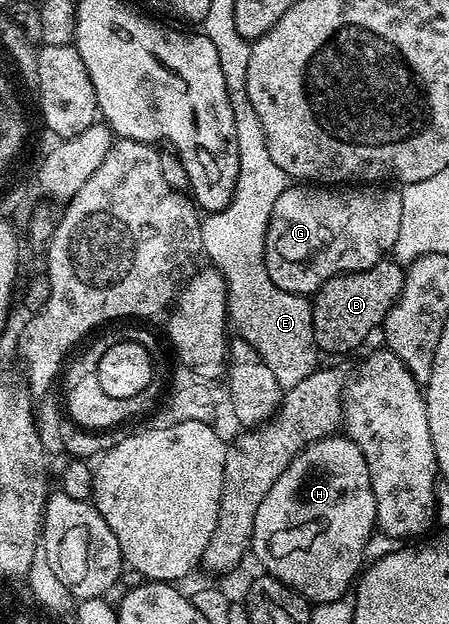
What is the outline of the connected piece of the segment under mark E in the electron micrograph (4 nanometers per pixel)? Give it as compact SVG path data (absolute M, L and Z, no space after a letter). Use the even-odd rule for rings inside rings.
M245 98L236 99L233 103L233 126L237 126L237 154L239 155L239 173L237 174L237 186L233 198L229 202L229 206L225 206L222 212L218 214L207 214L202 217L201 227L203 230L203 247L202 251L207 252L210 263L215 271L221 273L223 281L227 283L227 310L229 320L232 325L239 327L238 335L250 343L261 354L261 358L269 366L269 370L273 370L273 374L277 378L280 389L286 390L297 386L297 382L301 382L301 378L305 378L309 374L313 374L316 368L321 364L321 353L315 347L315 335L313 334L313 322L311 321L311 300L306 295L298 292L286 292L281 290L273 282L273 278L269 278L269 270L265 266L265 242L267 241L267 227L269 226L269 218L273 214L273 206L277 206L277 198L281 198L281 194L285 194L285 190L289 187L289 178L285 174L285 170L281 170L281 166L277 166L277 162L273 162L273 158L269 155L269 146L265 142L265 130L261 130L261 121L257 119L257 113L253 111L253 106Z

